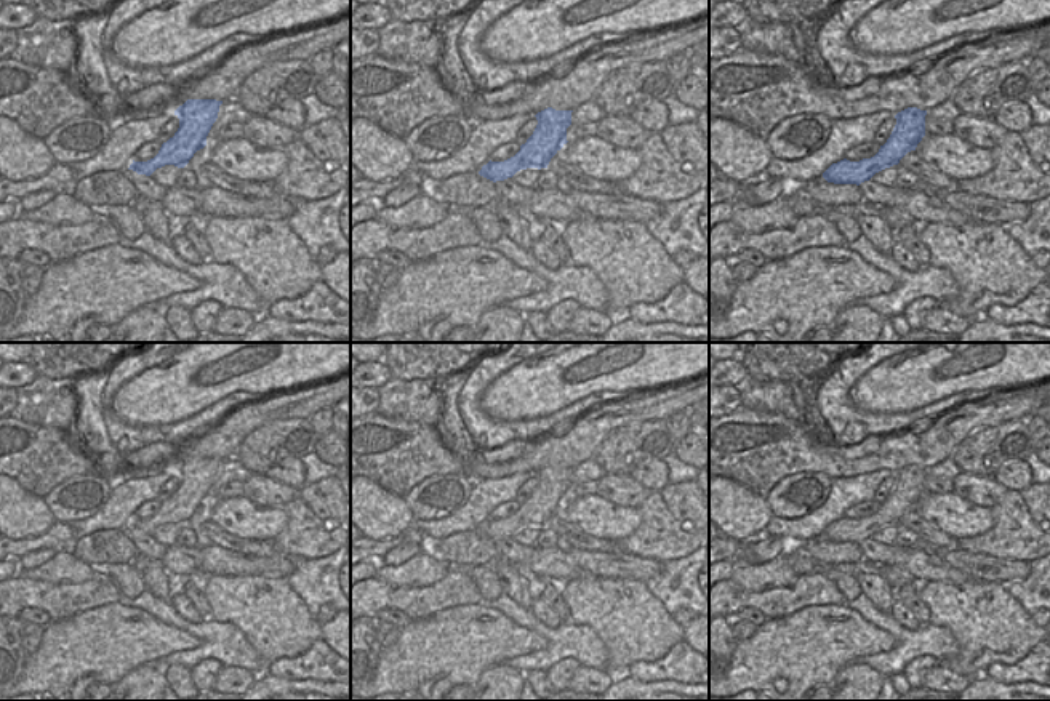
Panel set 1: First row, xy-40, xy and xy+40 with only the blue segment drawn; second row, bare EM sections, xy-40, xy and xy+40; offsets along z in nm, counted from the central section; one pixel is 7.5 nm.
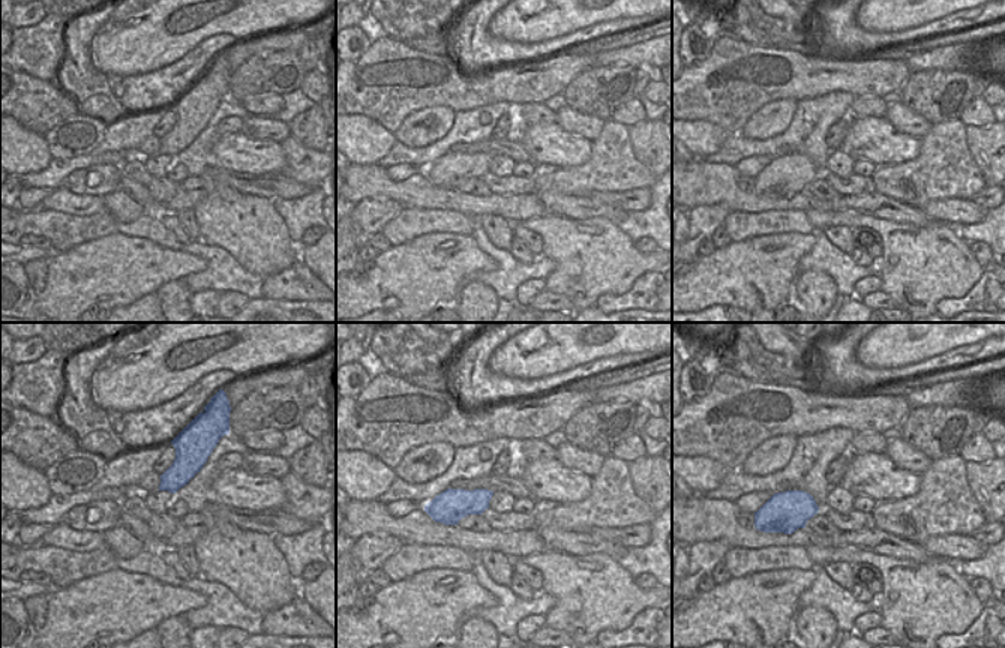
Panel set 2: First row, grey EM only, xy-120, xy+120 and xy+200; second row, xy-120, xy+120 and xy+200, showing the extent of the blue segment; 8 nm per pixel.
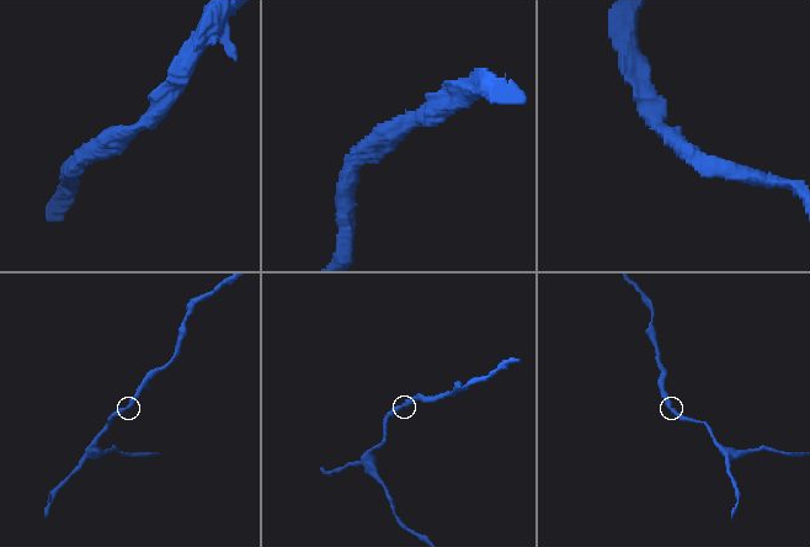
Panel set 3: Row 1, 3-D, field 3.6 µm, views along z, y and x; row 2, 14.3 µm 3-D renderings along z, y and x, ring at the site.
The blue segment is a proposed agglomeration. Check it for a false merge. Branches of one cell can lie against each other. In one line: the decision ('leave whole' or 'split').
leave whole

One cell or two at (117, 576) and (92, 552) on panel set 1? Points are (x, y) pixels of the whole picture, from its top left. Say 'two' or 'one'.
two

